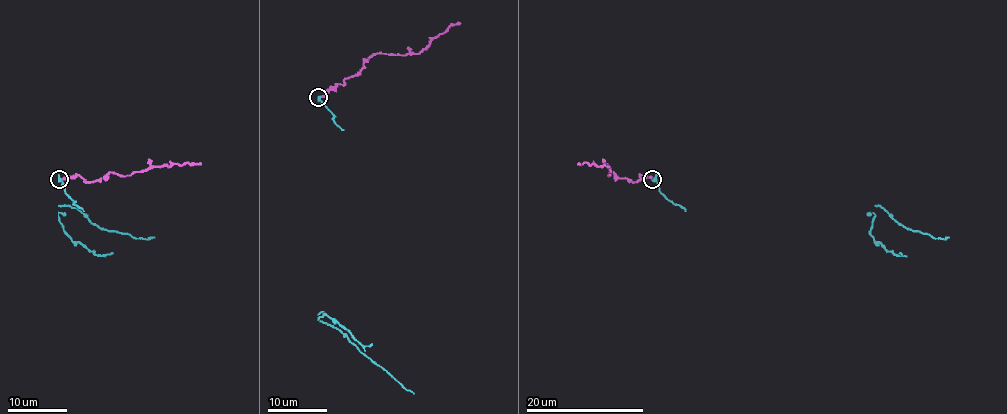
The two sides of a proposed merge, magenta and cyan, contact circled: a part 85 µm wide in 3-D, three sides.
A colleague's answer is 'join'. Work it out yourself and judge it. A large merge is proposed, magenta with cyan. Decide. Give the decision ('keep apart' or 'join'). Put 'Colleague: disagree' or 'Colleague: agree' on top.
Colleague: disagree
keep apart

